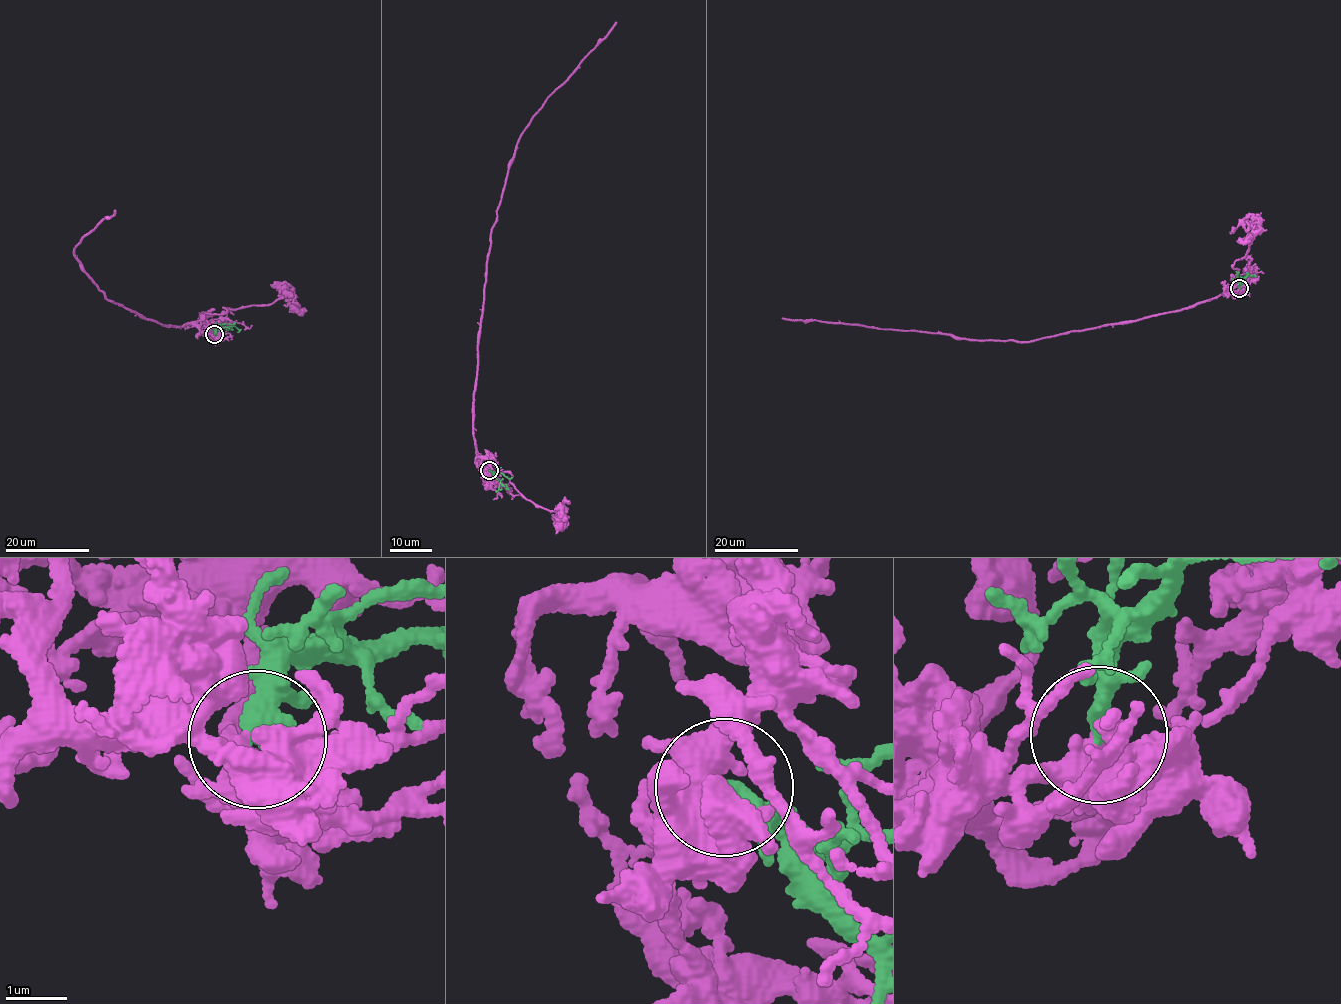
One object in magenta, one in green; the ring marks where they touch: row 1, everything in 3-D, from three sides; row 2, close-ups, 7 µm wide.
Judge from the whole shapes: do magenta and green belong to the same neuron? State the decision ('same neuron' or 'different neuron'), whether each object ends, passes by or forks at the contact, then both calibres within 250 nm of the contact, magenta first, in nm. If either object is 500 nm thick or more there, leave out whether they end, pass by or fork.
same neuron | magenta forks | green passes by | 320/280 nm

